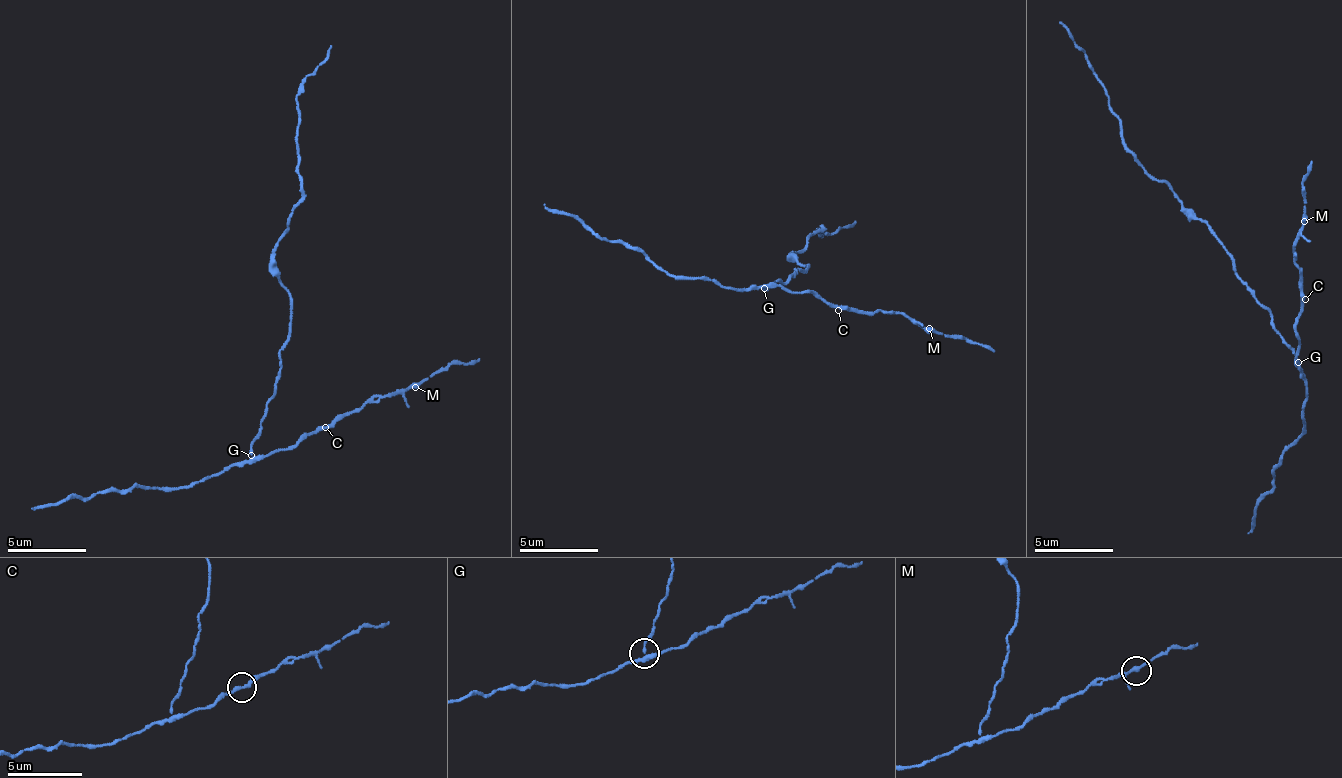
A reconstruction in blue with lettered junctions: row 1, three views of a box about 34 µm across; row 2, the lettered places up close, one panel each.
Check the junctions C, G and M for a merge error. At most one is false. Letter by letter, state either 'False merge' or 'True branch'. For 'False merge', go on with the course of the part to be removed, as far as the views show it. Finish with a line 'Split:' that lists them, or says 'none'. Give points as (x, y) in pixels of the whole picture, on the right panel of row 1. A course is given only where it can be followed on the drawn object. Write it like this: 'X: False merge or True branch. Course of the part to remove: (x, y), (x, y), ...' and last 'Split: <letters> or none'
C: True branch
G: False merge. Course of the part to remove: (1299, 363), (1208, 222), (1189, 211), (1121, 138), (1121, 120), (1094, 67), (1058, 20)
M: True branch
Split: G

